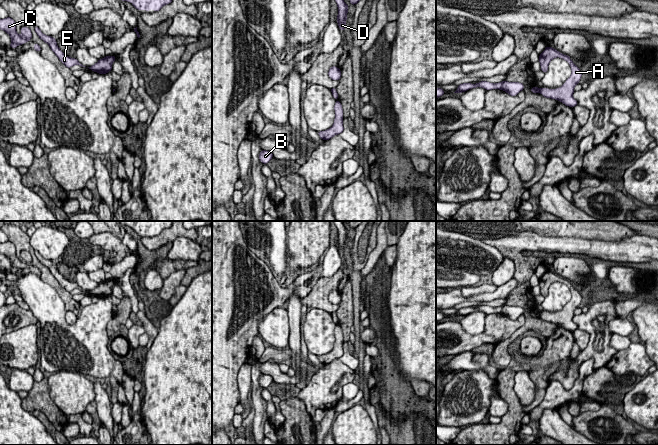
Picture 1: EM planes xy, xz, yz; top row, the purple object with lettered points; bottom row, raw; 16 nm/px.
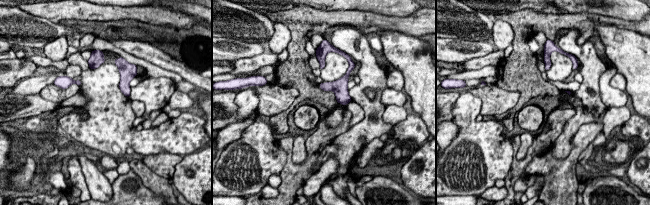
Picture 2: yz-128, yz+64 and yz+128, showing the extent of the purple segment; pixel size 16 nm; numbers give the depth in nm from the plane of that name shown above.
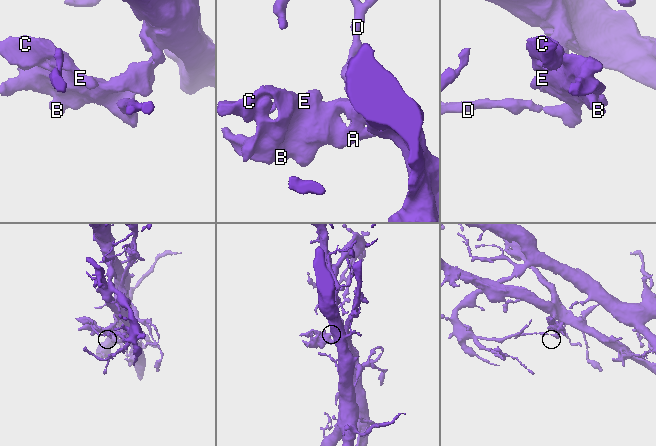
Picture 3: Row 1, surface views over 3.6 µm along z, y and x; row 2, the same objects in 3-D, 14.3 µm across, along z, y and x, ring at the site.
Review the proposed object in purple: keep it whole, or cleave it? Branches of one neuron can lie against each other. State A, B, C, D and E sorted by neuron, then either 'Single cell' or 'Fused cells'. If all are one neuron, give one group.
Groups: A B C E / D. Fused cells

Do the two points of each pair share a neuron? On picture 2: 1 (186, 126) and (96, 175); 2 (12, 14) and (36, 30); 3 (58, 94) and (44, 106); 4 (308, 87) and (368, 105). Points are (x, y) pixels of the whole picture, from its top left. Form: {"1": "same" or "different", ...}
{"1": "different", "2": "same", "3": "different", "4": "different"}

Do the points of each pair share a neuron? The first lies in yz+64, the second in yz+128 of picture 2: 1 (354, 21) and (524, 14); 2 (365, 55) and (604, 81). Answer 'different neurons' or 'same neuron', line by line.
1: same neuron
2: different neurons

